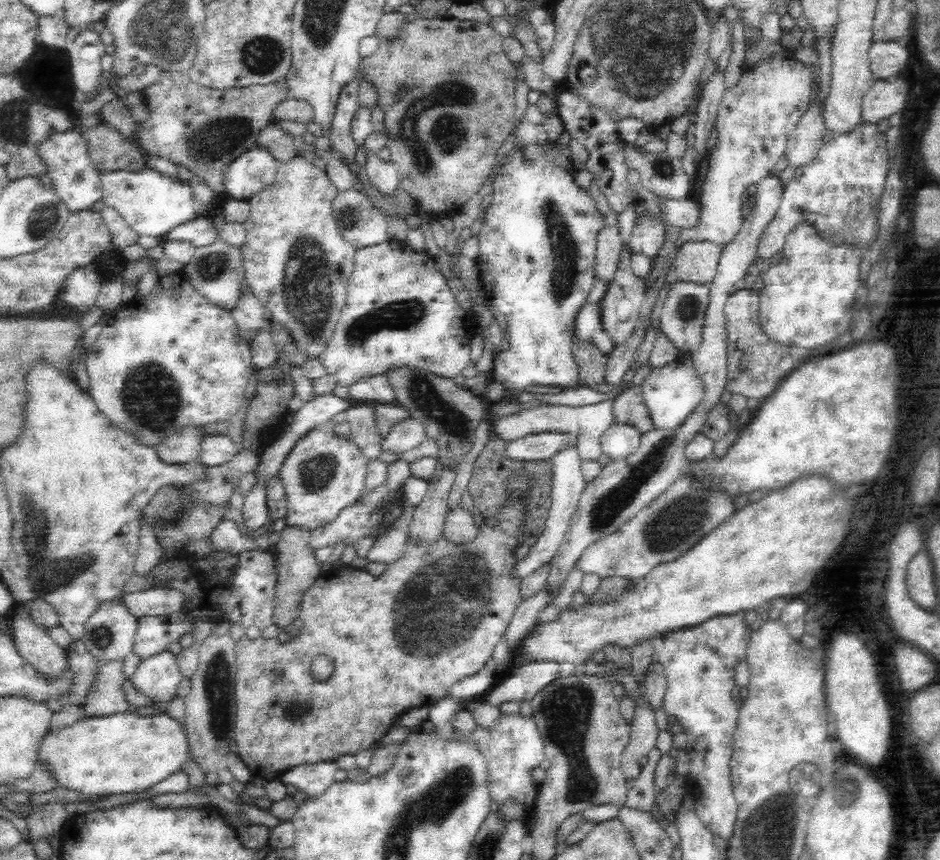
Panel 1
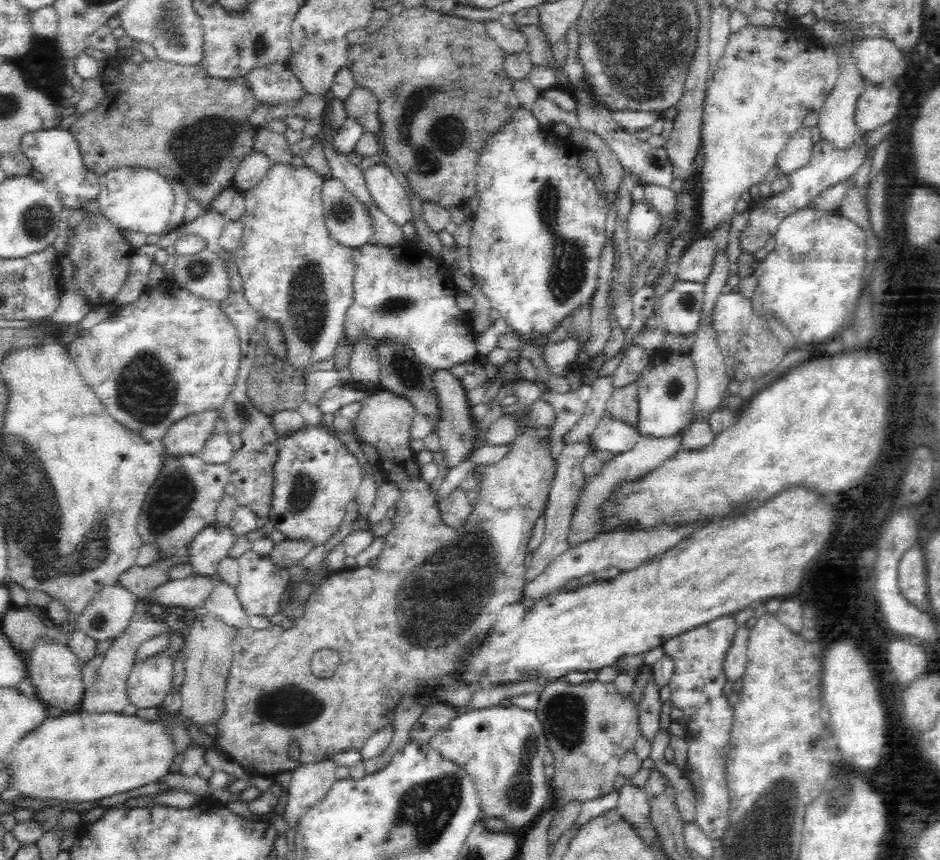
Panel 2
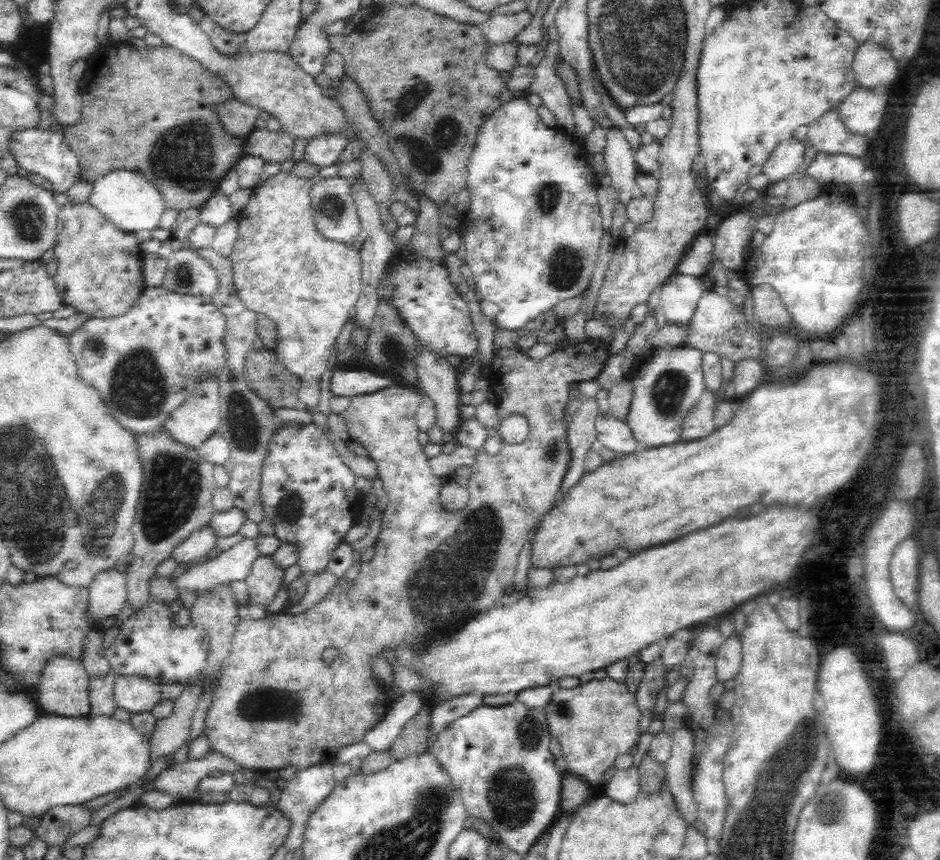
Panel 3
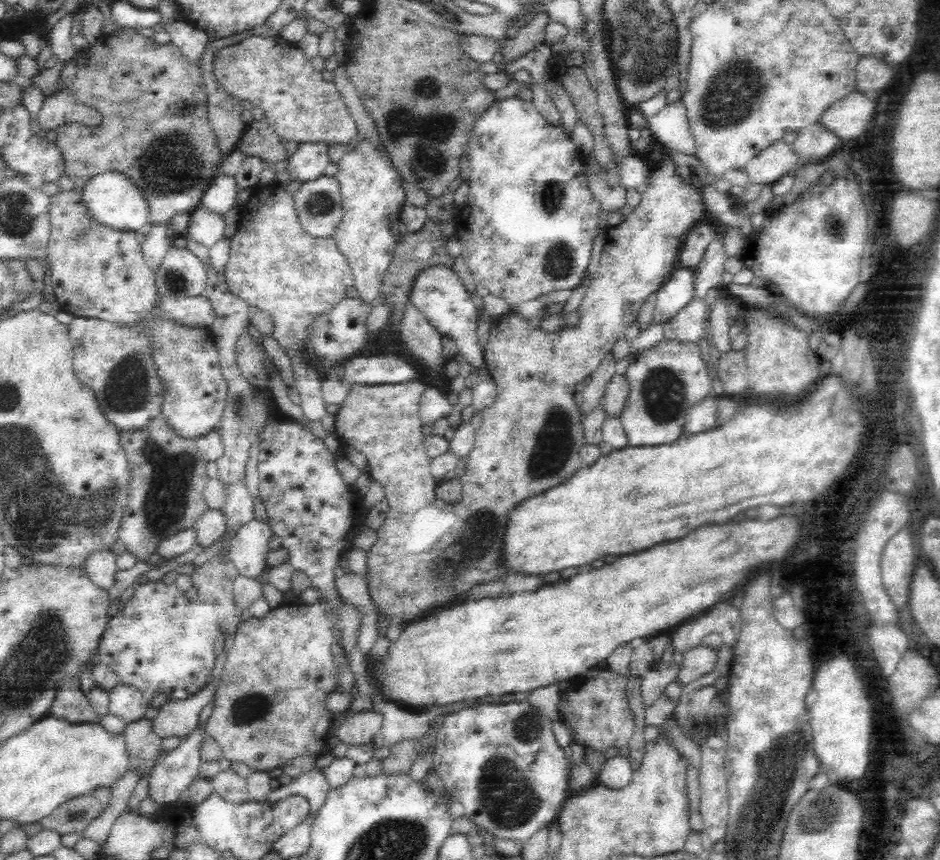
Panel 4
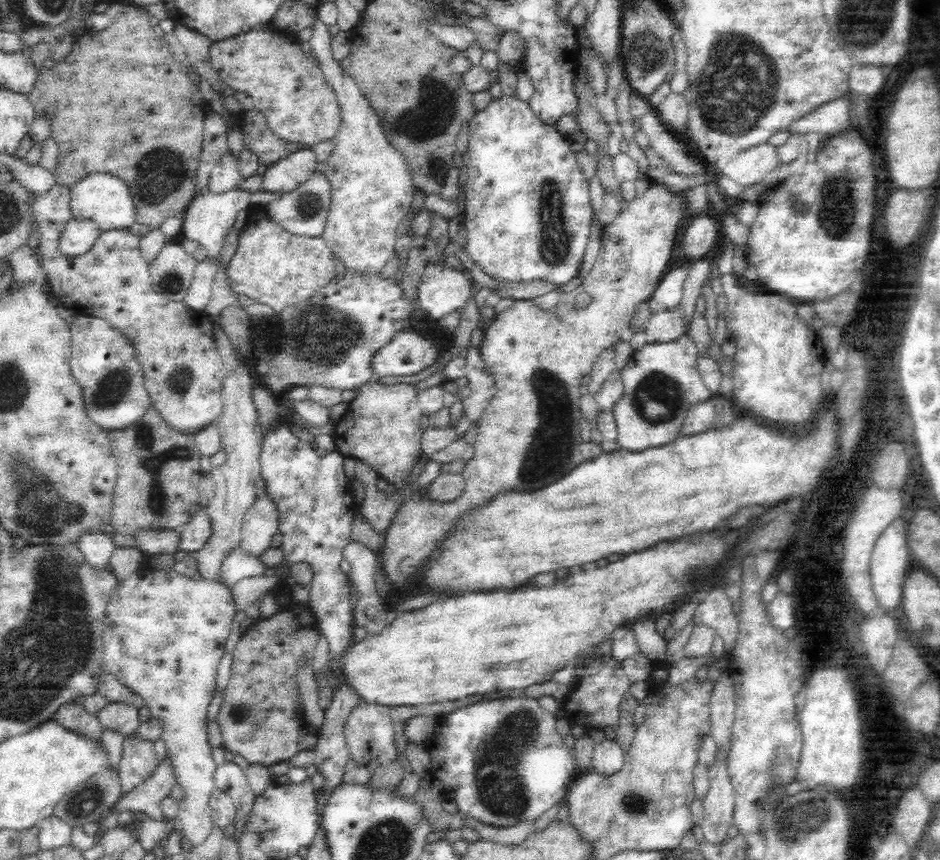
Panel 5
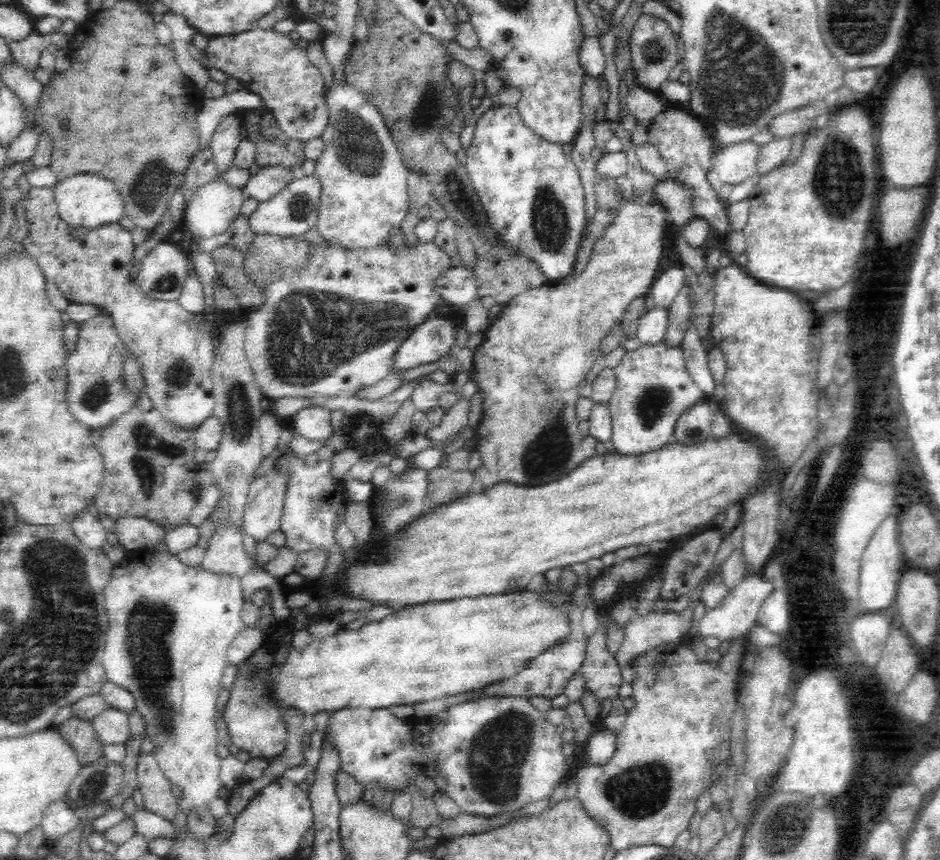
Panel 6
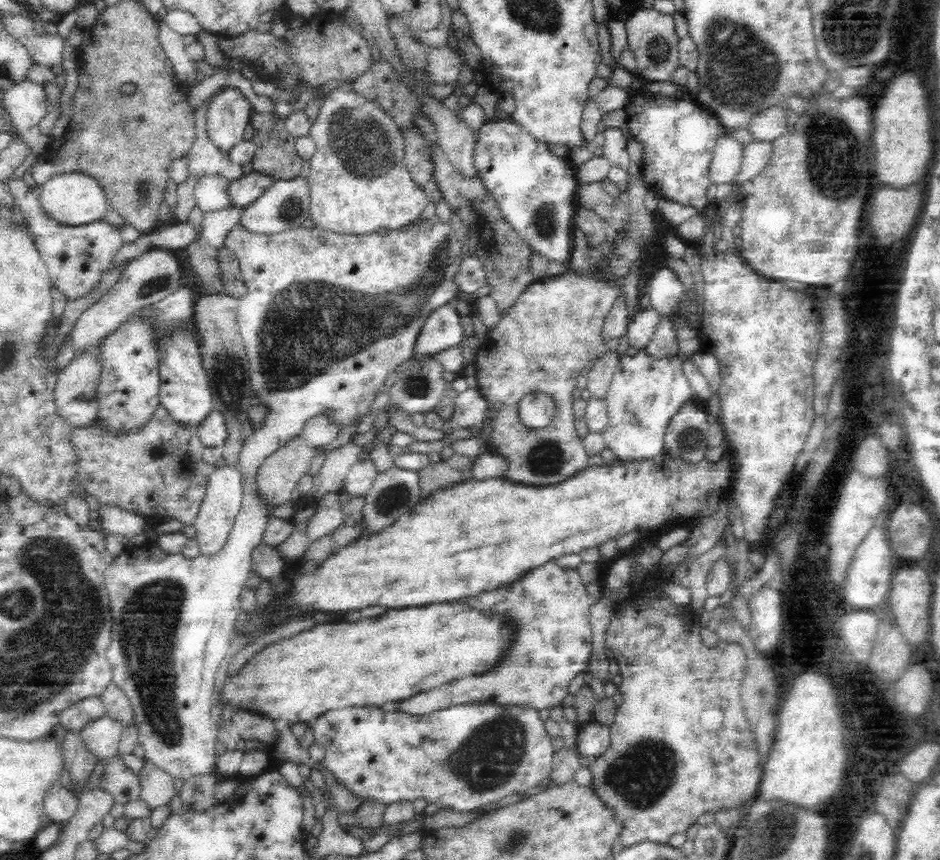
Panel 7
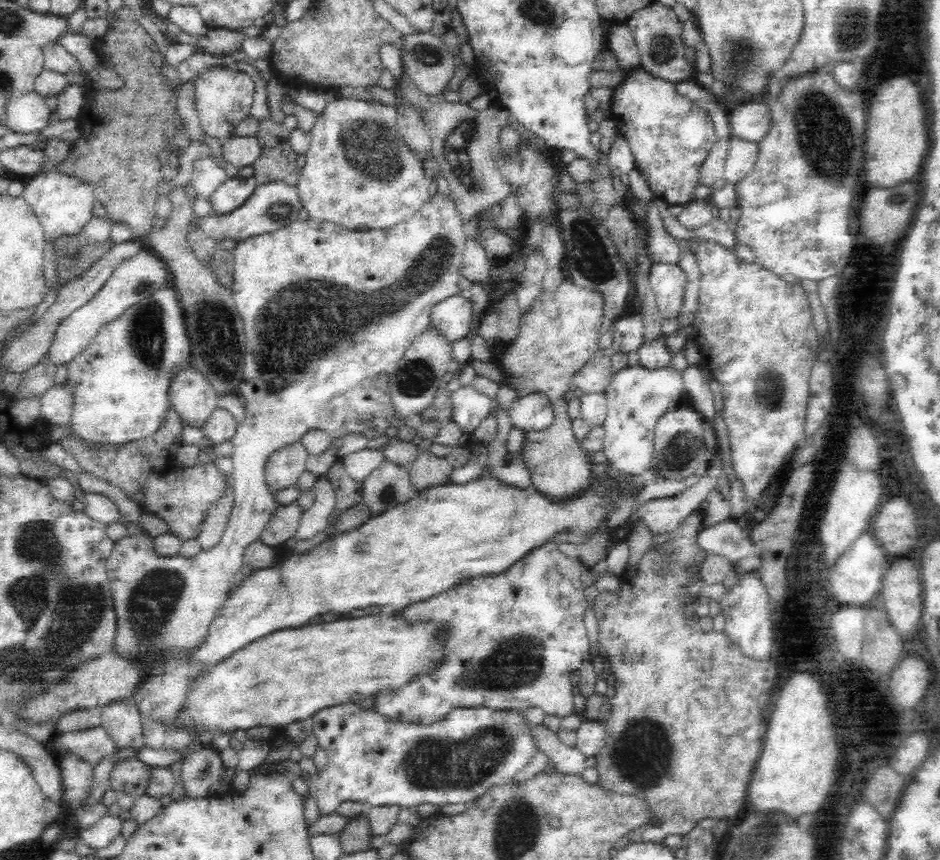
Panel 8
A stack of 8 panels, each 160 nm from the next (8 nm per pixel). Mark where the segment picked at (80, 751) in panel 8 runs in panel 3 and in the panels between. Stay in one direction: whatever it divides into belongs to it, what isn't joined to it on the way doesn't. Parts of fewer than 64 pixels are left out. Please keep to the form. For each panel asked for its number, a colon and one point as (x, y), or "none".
3: (136, 695)
4: (129, 705)
5: (122, 719)
6: (111, 727)
7: (101, 737)

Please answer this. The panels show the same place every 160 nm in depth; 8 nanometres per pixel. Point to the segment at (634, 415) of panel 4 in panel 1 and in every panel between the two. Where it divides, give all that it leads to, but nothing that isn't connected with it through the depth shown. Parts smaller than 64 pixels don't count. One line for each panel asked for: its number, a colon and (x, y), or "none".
1: (670, 392)
2: (667, 387)
3: (667, 380)

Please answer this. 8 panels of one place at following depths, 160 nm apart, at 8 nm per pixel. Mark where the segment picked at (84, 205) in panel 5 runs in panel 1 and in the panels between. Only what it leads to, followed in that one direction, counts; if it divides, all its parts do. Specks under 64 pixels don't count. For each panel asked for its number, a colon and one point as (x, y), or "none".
1: (152, 204)
2: (138, 199)
3: (124, 197)
4: (110, 199)

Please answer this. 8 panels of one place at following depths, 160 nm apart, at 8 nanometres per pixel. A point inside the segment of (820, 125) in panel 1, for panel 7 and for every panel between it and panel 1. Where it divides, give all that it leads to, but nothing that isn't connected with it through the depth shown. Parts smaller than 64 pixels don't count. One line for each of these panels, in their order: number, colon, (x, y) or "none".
2: (796, 153)
3: (786, 156)
4: (767, 166)
5: (747, 167)
6: (732, 163)
7: (726, 158)

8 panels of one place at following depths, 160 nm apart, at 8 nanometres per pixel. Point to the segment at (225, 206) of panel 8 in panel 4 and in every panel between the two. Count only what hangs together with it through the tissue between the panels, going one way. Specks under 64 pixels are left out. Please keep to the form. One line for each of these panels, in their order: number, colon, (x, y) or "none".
4: (308, 162)
5: (283, 176)
6: (267, 181)
7: (242, 191)

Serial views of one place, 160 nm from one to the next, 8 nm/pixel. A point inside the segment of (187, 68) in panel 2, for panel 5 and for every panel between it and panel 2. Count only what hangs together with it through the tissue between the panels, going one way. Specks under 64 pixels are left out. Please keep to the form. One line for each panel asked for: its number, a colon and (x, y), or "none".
3: (149, 111)
4: (154, 129)
5: (84, 97)

